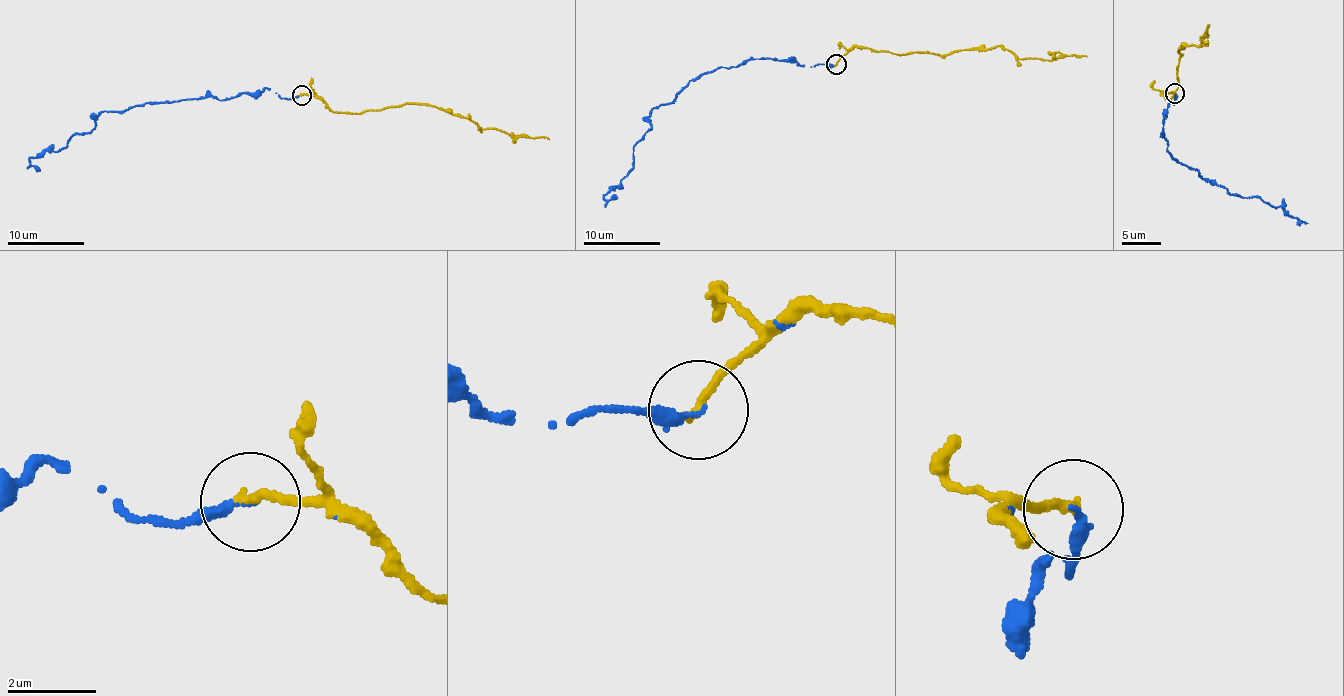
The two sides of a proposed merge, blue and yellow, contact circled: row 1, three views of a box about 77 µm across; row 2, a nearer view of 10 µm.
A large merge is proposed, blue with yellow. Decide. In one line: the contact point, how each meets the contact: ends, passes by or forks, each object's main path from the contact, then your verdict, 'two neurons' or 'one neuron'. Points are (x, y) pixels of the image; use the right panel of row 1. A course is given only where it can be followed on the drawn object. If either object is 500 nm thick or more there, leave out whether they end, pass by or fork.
place (1174, 93); blue ends; yellow ends; course blue (1175, 92), (1161, 137), (1168, 142), (1172, 159), (1230, 193), (1261, 198), (1282, 206), (1300, 220), (1298, 223); course yellow (1175, 92), (1165, 96), (1169, 99), (1178, 86), (1180, 48), (1202, 43), (1210, 24); one neuron

